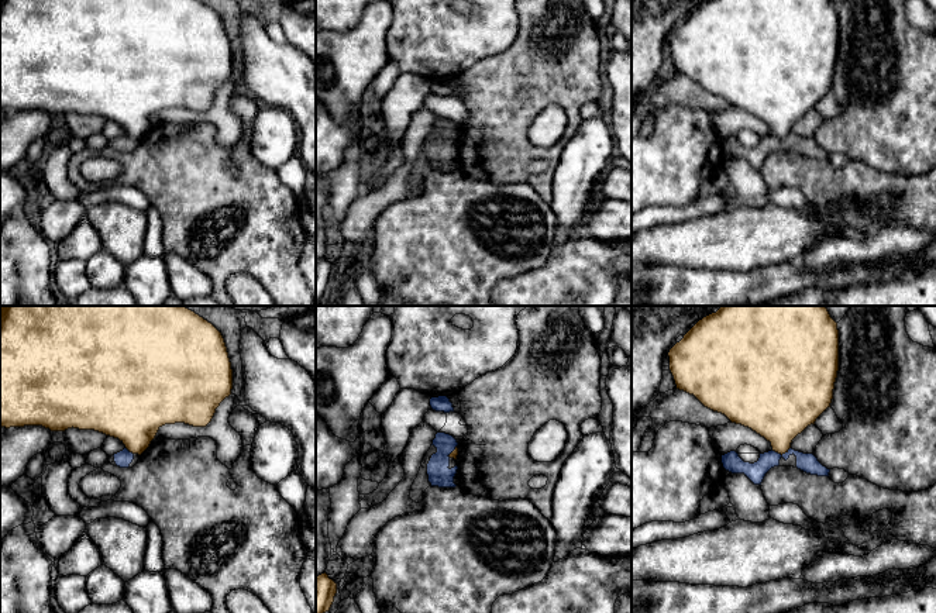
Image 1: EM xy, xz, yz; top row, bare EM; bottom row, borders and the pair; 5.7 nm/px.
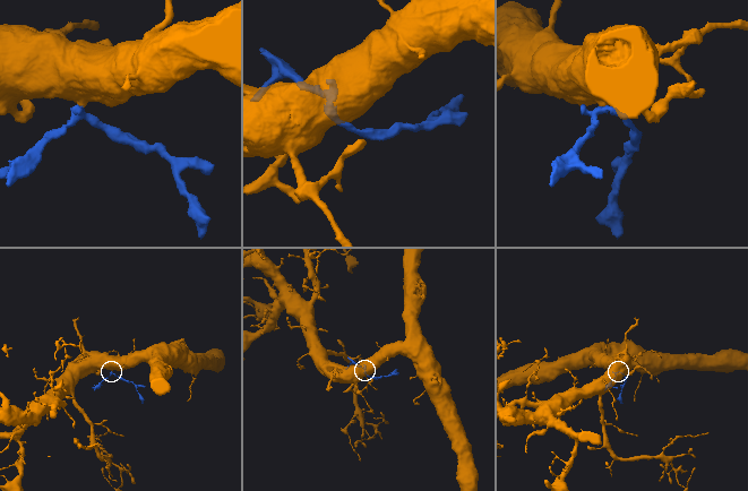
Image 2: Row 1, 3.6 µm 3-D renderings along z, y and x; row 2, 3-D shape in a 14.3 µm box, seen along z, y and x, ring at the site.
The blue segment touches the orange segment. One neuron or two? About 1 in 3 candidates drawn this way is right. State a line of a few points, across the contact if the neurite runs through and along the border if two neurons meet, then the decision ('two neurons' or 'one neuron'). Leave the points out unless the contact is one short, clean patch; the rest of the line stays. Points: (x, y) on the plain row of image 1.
line yz (790, 131), (781, 138), (771, 134); two neurons

